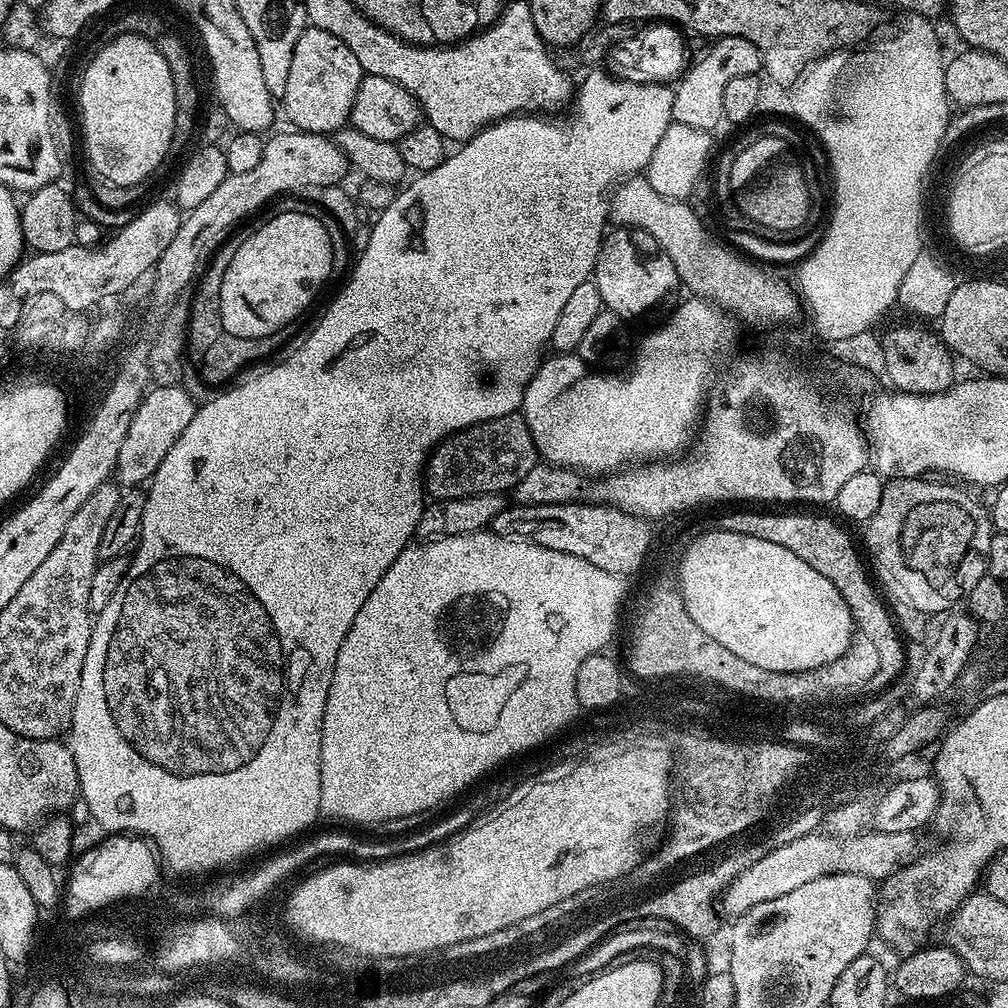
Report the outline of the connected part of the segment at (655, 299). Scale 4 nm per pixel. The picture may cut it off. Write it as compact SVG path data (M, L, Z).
M609 231L600 243L594 279L601 305L607 311L618 314L621 321L629 322L628 320L634 319L635 316L644 316L651 308L658 307L675 288L678 288L678 281L674 262L670 262L668 256L655 254L656 256L648 256L643 260L635 242L627 236L627 231L612 231Z

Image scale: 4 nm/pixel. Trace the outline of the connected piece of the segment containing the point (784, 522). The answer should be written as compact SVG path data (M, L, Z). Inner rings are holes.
M808 510L800 511L804 512L728 512L717 518L715 527L722 532L737 532L750 538L762 538L766 542L778 542L778 546L786 546L786 550L798 554L802 562L814 566L818 574L834 582L848 603L852 616L860 616L860 620L864 620L864 632L872 636L872 644L880 648L880 660L884 660L884 664L888 664L888 672L892 672L892 668L900 666L902 636L873 577L864 569L851 538L834 521L824 516L811 516Z

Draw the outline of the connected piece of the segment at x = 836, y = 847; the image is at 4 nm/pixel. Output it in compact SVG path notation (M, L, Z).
M866 830L854 836L838 837L822 832L803 832L800 836L784 844L775 845L743 869L724 889L720 906L737 916L752 909L759 902L770 901L781 897L791 890L804 886L814 879L829 876L832 873L849 873L851 876L862 876L879 882L899 868L911 863L918 854L917 835L908 831L878 832Z

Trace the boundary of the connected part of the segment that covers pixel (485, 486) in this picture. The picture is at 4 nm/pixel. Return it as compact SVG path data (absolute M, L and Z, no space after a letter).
M519 411L511 412L510 414L502 414L502 418L490 418L483 420L477 424L466 426L462 430L458 430L453 436L448 436L445 440L440 441L431 452L428 453L428 463L422 469L424 477L424 490L425 493L432 500L457 500L463 496L479 496L481 492L495 492L497 494L504 494L508 491L515 489L518 482L522 482L522 478L526 478L526 474L530 474L530 470L534 470L534 466L538 463L538 453L536 451L536 443L530 434L530 426L524 421L523 415Z

